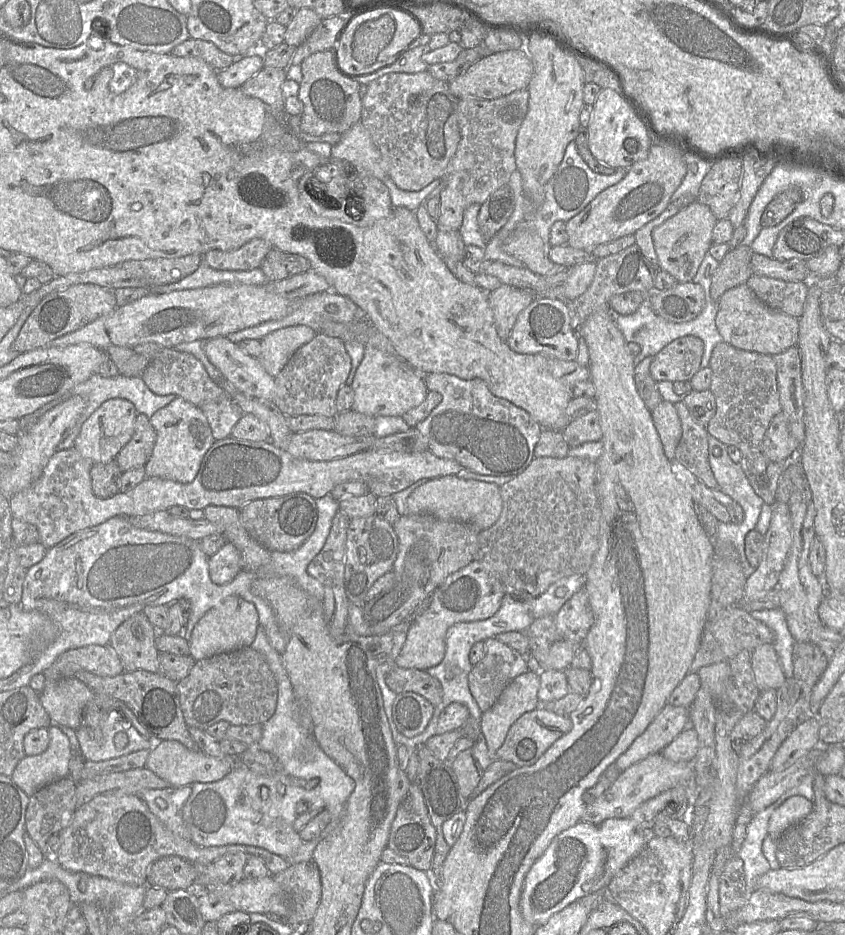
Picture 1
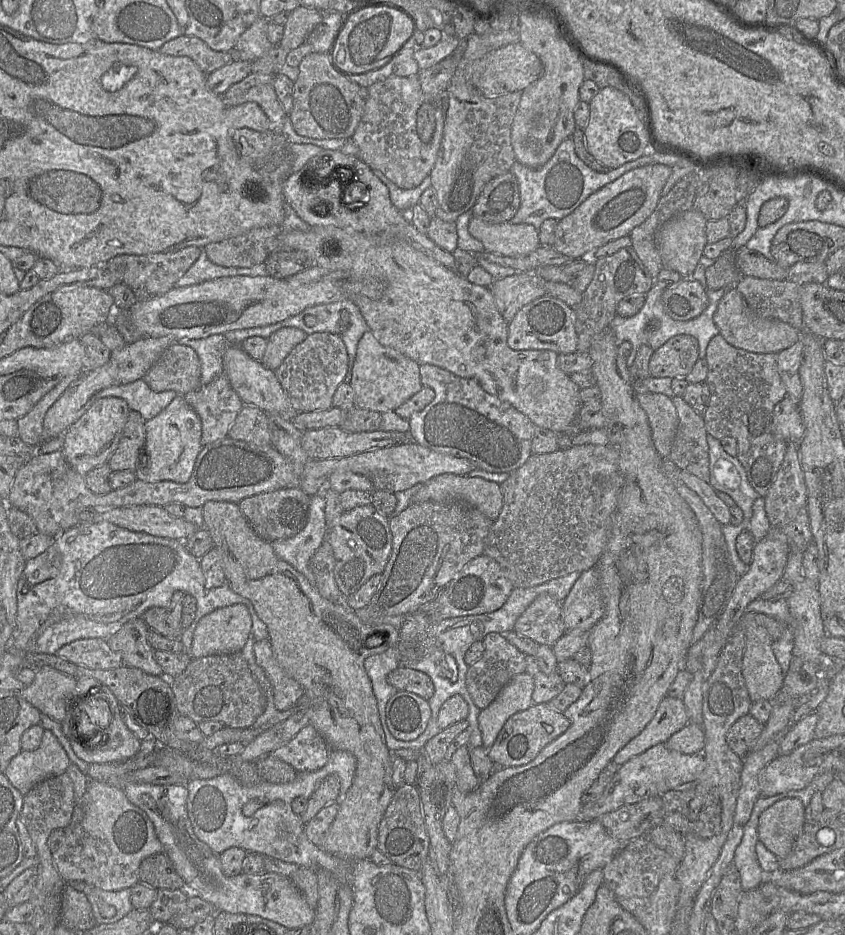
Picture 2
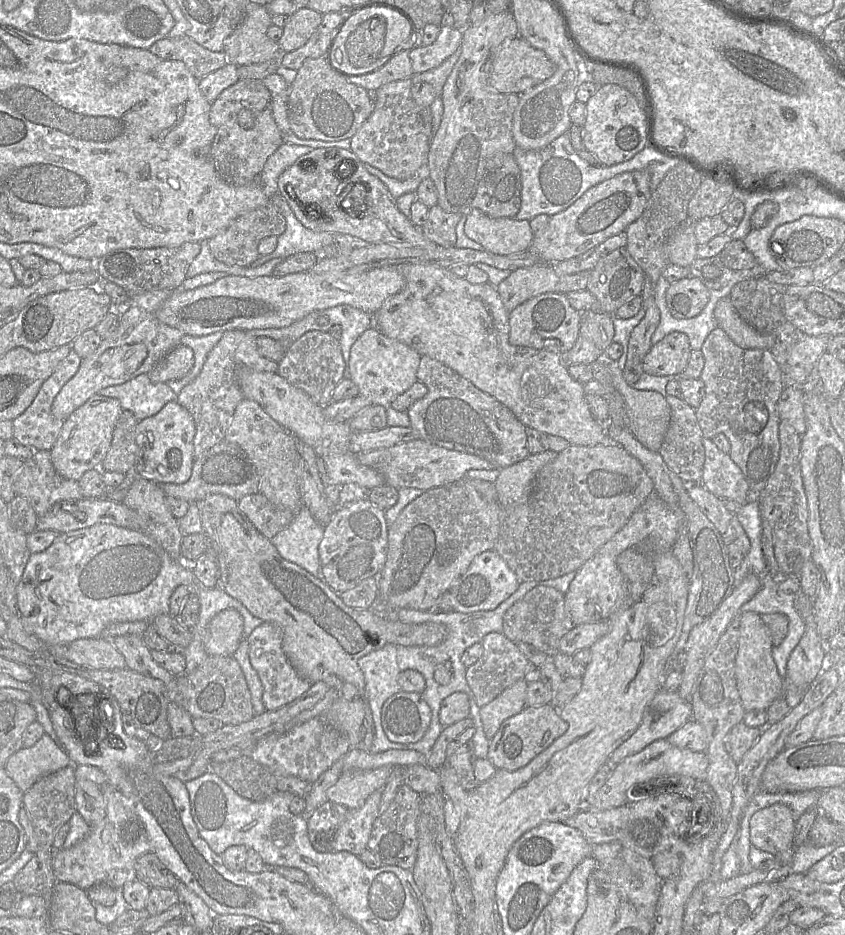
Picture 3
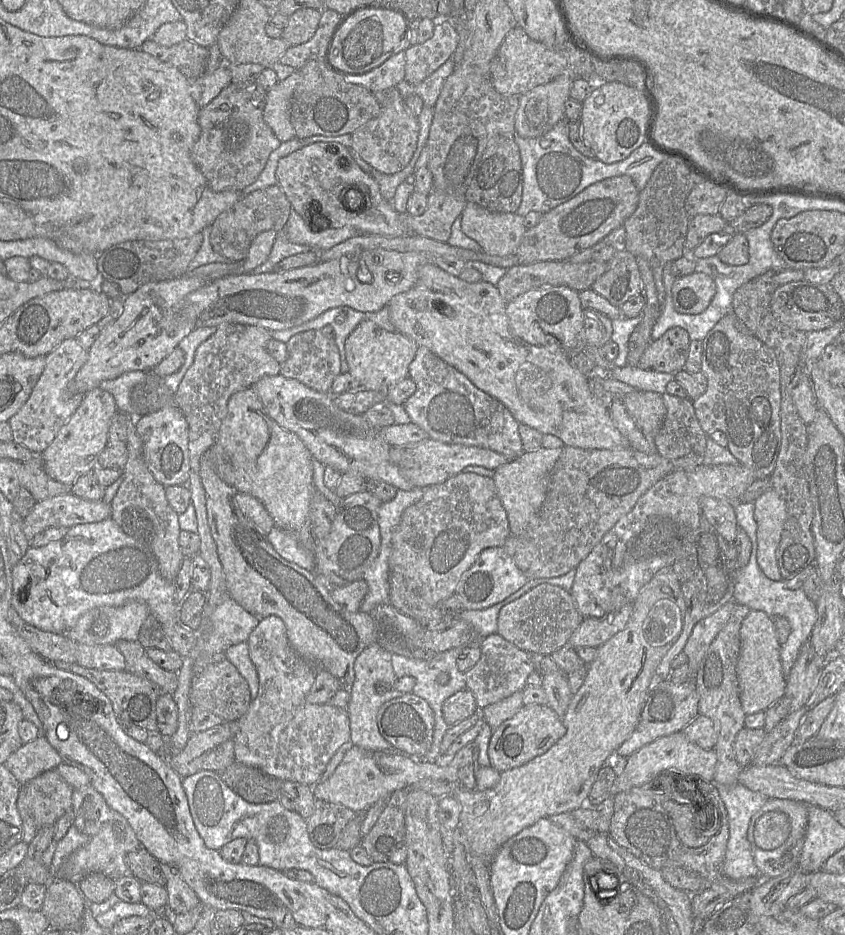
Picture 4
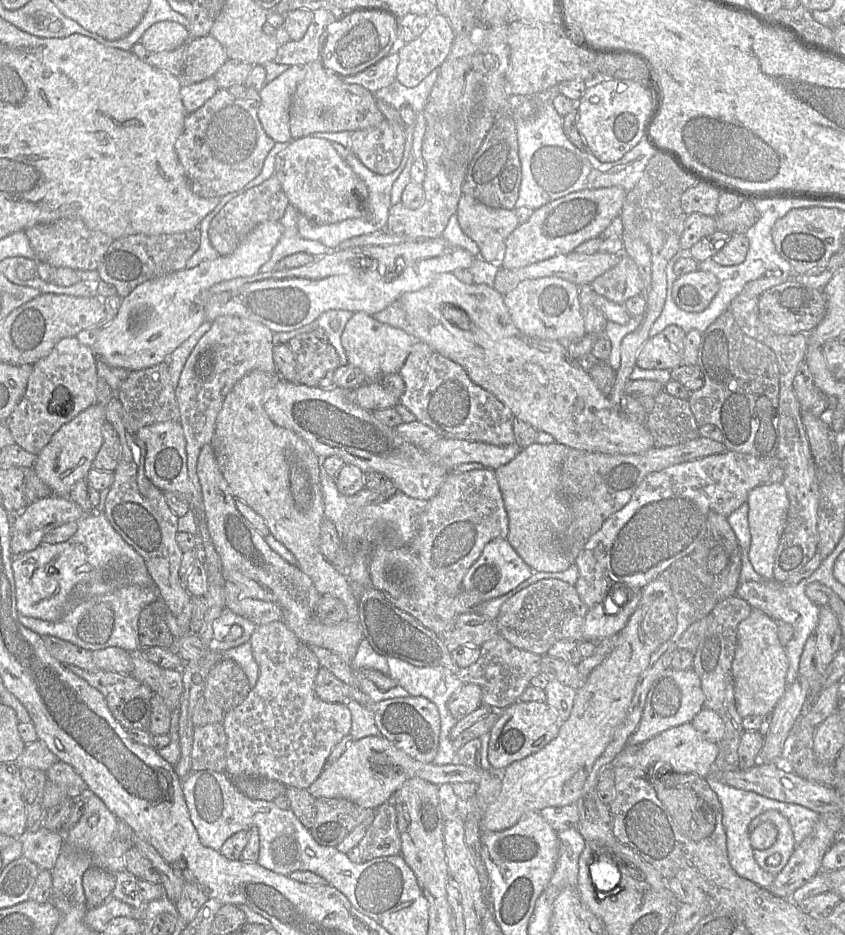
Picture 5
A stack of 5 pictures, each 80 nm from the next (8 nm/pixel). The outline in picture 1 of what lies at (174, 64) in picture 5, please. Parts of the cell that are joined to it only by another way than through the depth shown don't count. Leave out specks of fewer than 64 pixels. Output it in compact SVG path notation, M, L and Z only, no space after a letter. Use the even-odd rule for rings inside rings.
M194 38L175 46L171 54L177 57L198 57L216 71L229 67L237 58L221 51L212 42Z

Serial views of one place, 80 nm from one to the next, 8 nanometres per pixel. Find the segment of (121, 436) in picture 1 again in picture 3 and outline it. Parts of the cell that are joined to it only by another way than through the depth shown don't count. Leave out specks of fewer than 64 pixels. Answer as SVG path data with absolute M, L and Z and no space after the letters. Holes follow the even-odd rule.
M99 393L94 394L76 409L64 421L60 434L50 450L51 460L57 473L66 479L78 481L85 472L100 468L110 449L113 430L122 410L117 399Z

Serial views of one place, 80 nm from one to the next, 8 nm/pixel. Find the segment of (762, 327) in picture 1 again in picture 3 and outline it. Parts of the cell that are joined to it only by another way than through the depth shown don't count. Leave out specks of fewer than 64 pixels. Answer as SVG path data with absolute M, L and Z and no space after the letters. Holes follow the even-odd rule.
M730 296L718 301L714 316L718 326L742 348L770 350L776 343L776 337L773 334L756 330L739 315Z

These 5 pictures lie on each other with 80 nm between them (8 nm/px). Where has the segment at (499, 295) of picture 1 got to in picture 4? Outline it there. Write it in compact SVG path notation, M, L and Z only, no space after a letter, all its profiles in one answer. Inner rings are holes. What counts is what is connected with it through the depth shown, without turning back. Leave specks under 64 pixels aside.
M542 261L527 265L516 265L507 269L500 278L497 289L506 303L519 295L541 286L566 286L577 292L591 289L593 283L607 270L607 262L589 261L585 263L572 263L564 261Z

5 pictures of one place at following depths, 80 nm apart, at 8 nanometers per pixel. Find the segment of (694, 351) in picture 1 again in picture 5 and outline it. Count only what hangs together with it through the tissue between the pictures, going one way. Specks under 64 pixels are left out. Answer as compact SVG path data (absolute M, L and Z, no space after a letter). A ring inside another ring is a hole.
M669 325L654 337L649 337L637 356L636 366L667 370L680 366L683 363L685 336L682 328Z

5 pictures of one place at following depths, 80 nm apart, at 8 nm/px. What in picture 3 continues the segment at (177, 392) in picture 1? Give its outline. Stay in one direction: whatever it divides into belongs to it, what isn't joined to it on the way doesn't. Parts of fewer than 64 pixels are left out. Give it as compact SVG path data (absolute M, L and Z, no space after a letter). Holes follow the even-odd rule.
M178 345L147 374L153 383L167 383L171 380L183 378L191 370L193 363L194 354L192 349L184 345Z

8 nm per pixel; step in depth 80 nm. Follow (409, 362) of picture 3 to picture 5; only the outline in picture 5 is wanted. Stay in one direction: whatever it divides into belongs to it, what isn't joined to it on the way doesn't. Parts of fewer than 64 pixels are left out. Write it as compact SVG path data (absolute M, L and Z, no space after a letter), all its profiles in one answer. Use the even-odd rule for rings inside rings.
M364 312L353 313L341 335L348 363L364 373L365 381L378 381L387 374L399 373L413 342L414 337L404 330L381 323Z

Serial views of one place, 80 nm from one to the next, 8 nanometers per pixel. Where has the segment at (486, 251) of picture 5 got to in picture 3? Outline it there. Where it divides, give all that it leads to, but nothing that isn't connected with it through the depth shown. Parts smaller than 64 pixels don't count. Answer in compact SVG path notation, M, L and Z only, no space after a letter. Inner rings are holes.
M476 208L468 211L464 231L484 250L497 255L527 251L534 238L528 220L491 218Z

